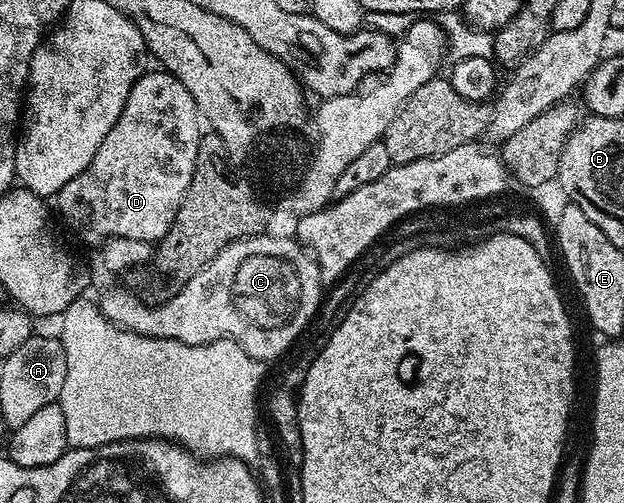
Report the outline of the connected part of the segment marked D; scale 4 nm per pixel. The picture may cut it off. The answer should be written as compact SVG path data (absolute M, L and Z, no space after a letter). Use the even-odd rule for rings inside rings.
M156 67L153 73L152 70L145 71L134 83L134 87L130 87L130 95L126 95L126 105L122 107L118 121L114 123L114 127L110 127L110 135L106 135L106 139L102 139L102 147L98 147L98 151L94 151L94 159L90 159L86 171L74 175L74 179L70 179L70 183L66 183L66 187L57 191L54 205L56 204L60 208L61 219L84 241L100 243L109 237L121 237L122 239L142 239L143 241L158 243L170 231L170 227L178 215L178 207L190 187L190 179L196 170L196 156L200 146L201 132L202 116L200 108L194 103L194 95L190 95L190 91L186 91L186 87L182 87L182 83L174 74L165 71L163 68Z

